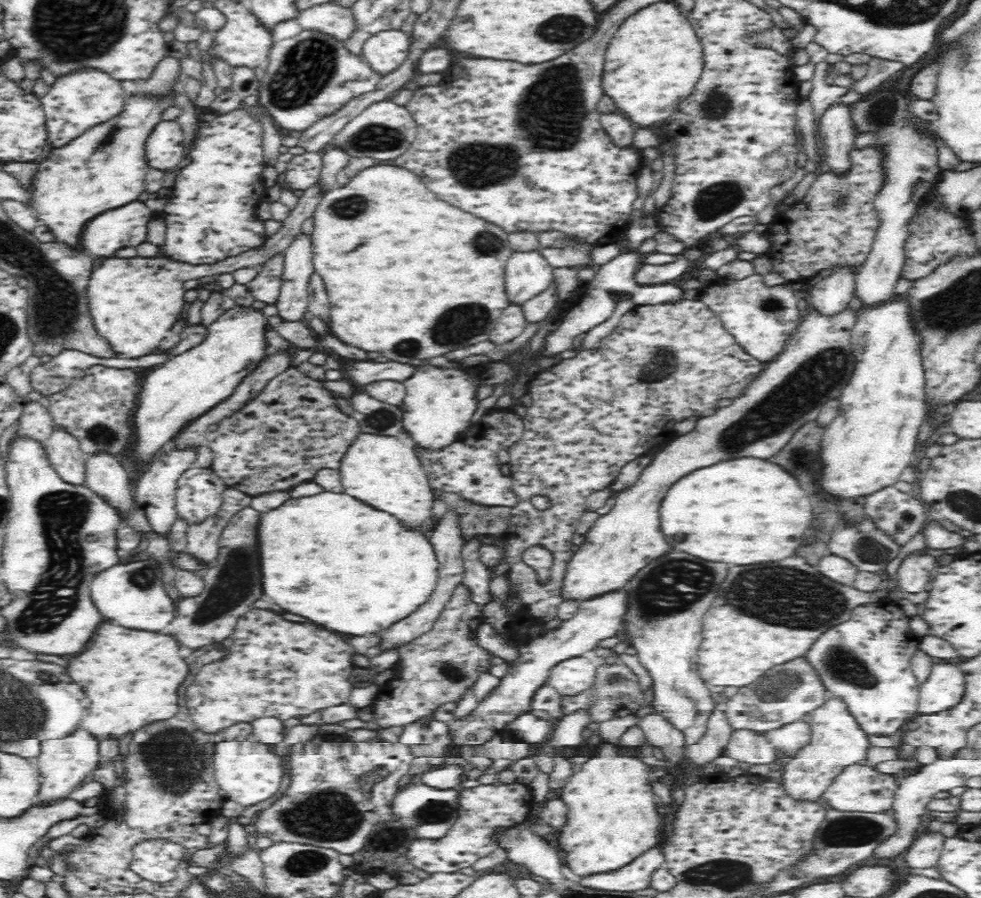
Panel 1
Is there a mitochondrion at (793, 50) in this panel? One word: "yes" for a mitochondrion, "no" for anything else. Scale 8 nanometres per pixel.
no

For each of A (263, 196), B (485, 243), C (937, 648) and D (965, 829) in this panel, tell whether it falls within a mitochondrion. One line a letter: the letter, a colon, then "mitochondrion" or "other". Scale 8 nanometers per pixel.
A: other
B: mitochondrion
C: other
D: other

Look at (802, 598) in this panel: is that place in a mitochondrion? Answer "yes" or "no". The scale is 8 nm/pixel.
yes

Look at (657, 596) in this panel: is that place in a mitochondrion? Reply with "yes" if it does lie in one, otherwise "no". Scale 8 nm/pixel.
yes

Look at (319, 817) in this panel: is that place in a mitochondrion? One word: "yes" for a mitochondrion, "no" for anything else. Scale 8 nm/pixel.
yes

